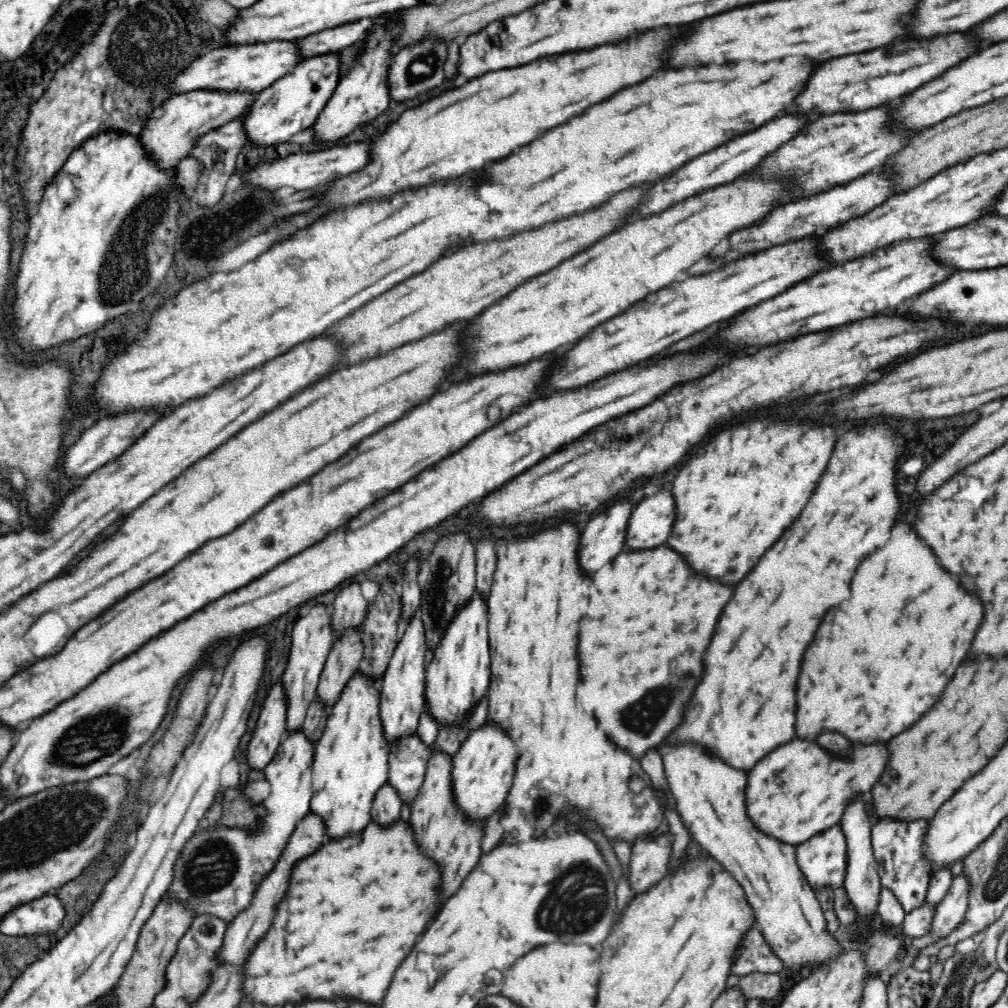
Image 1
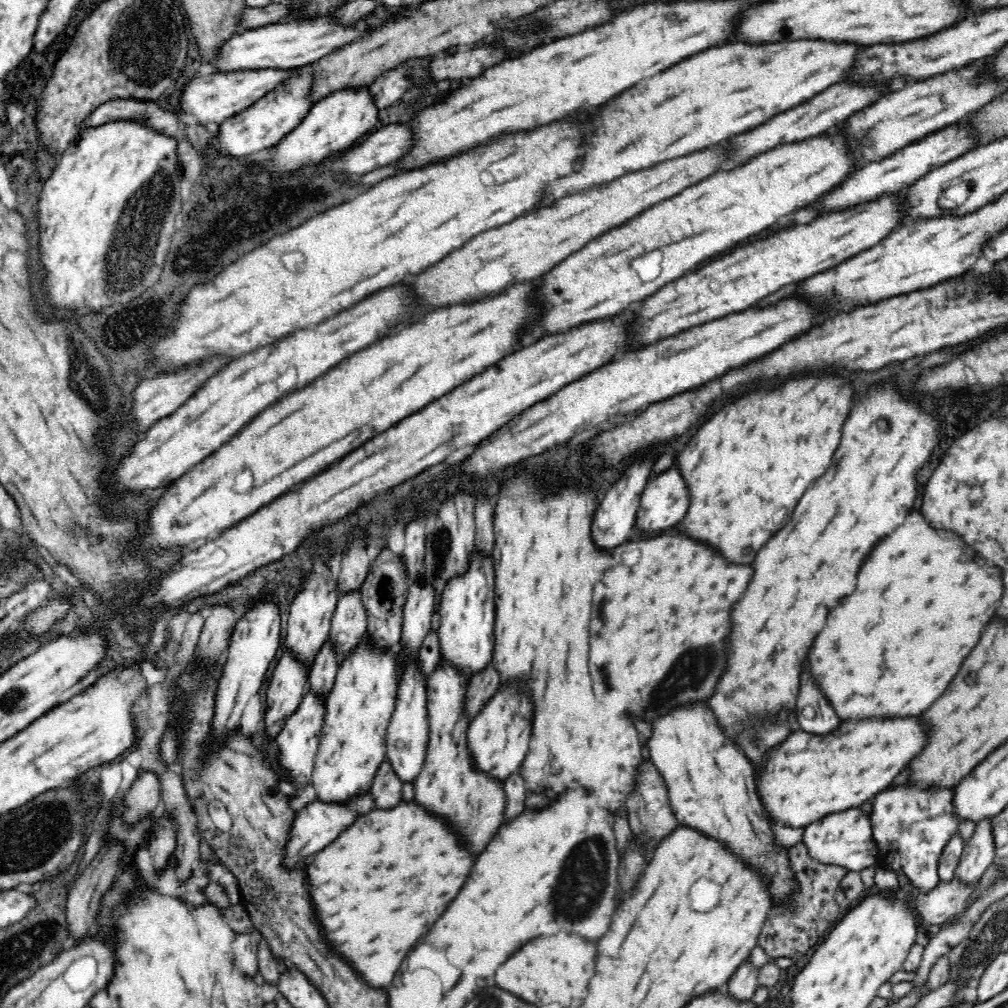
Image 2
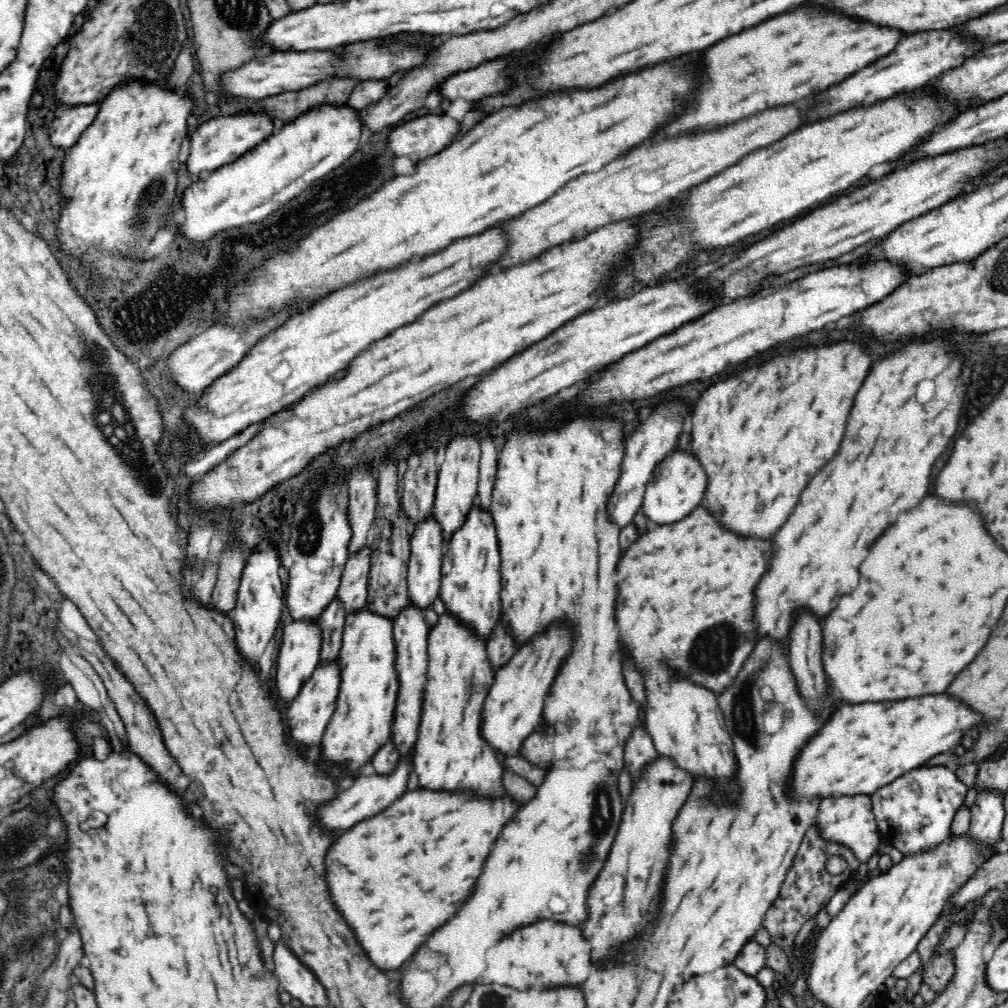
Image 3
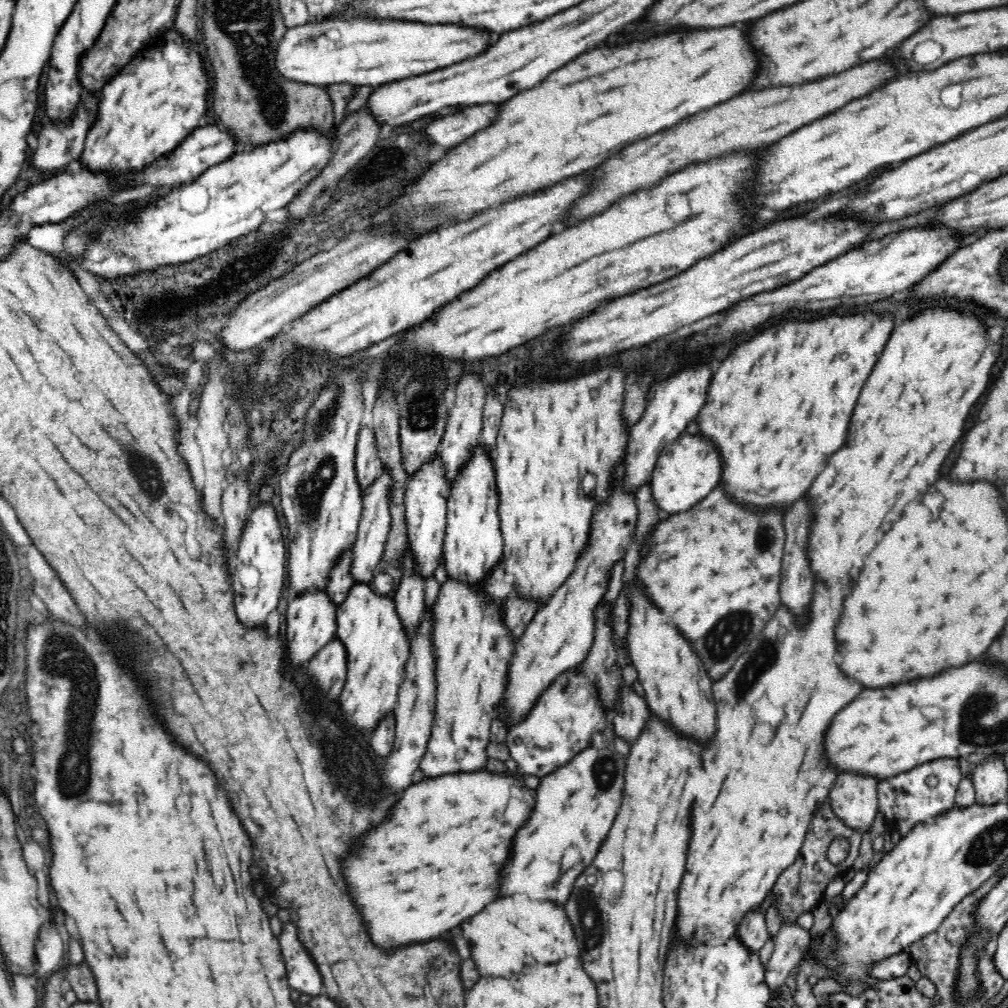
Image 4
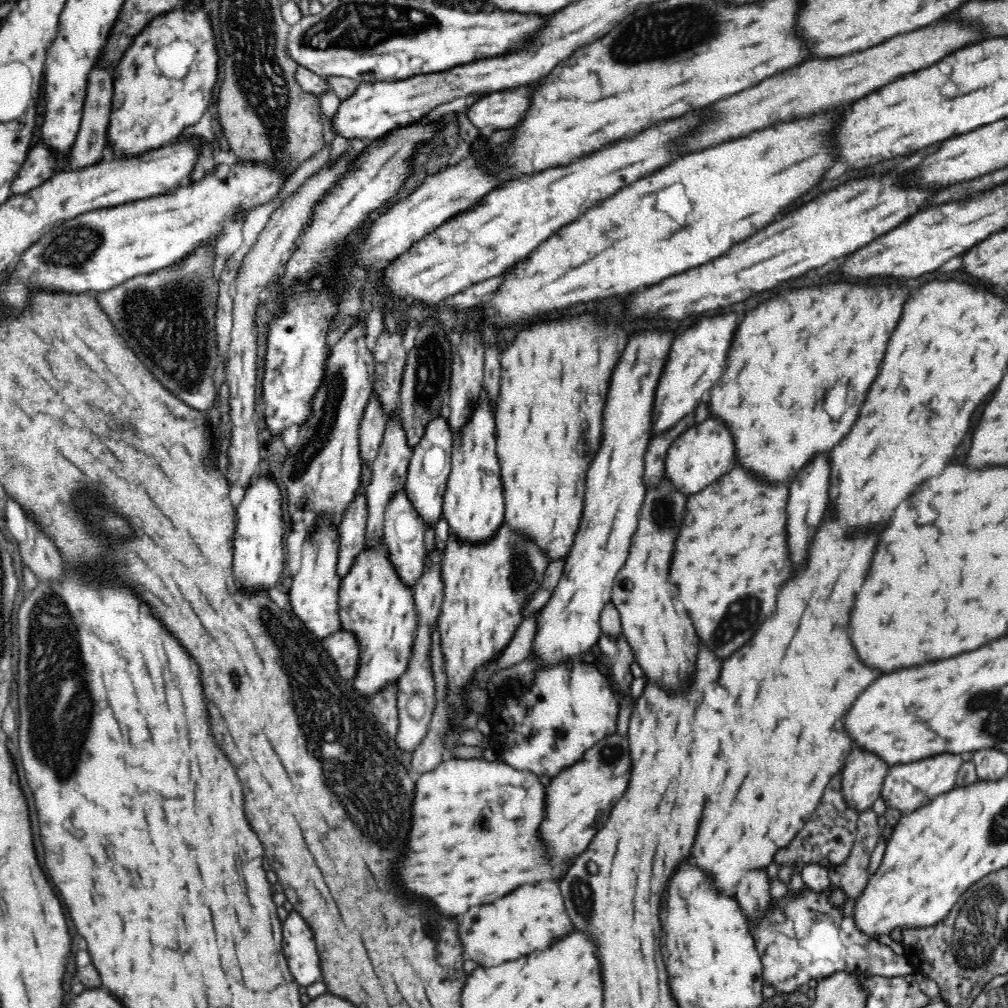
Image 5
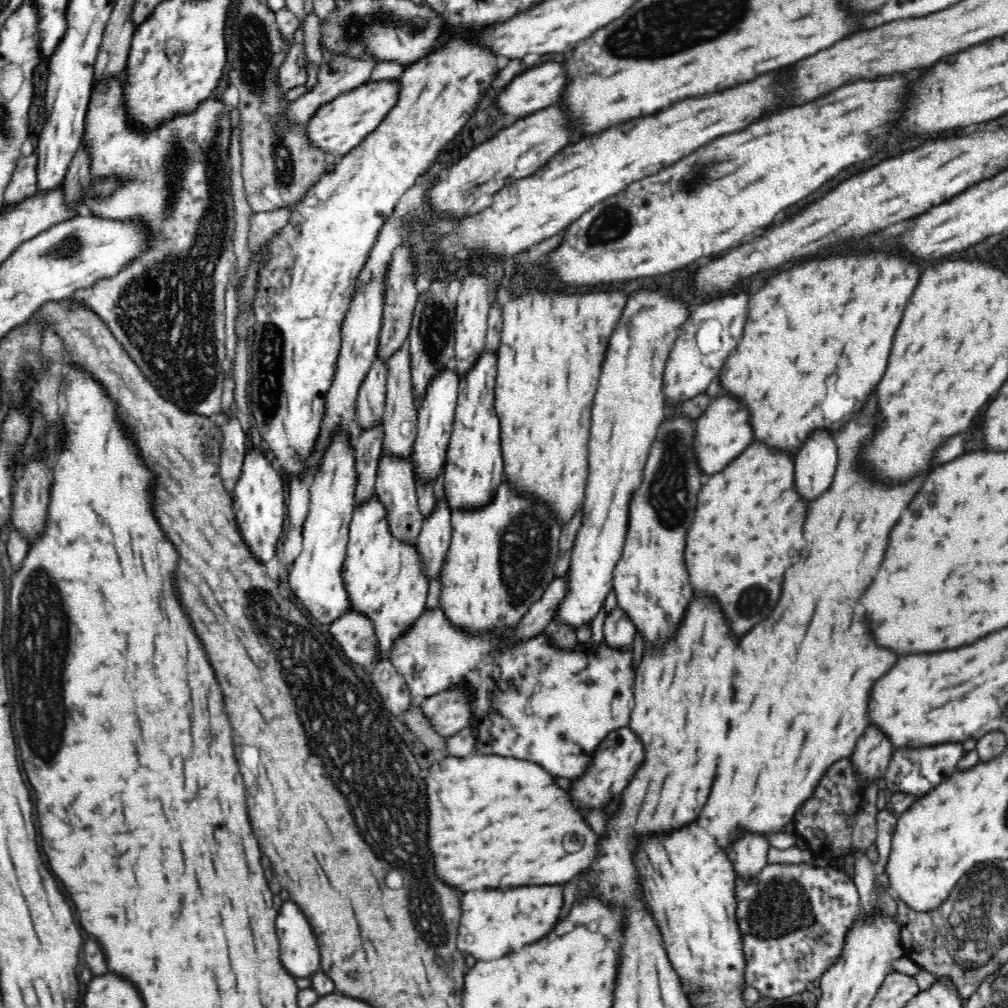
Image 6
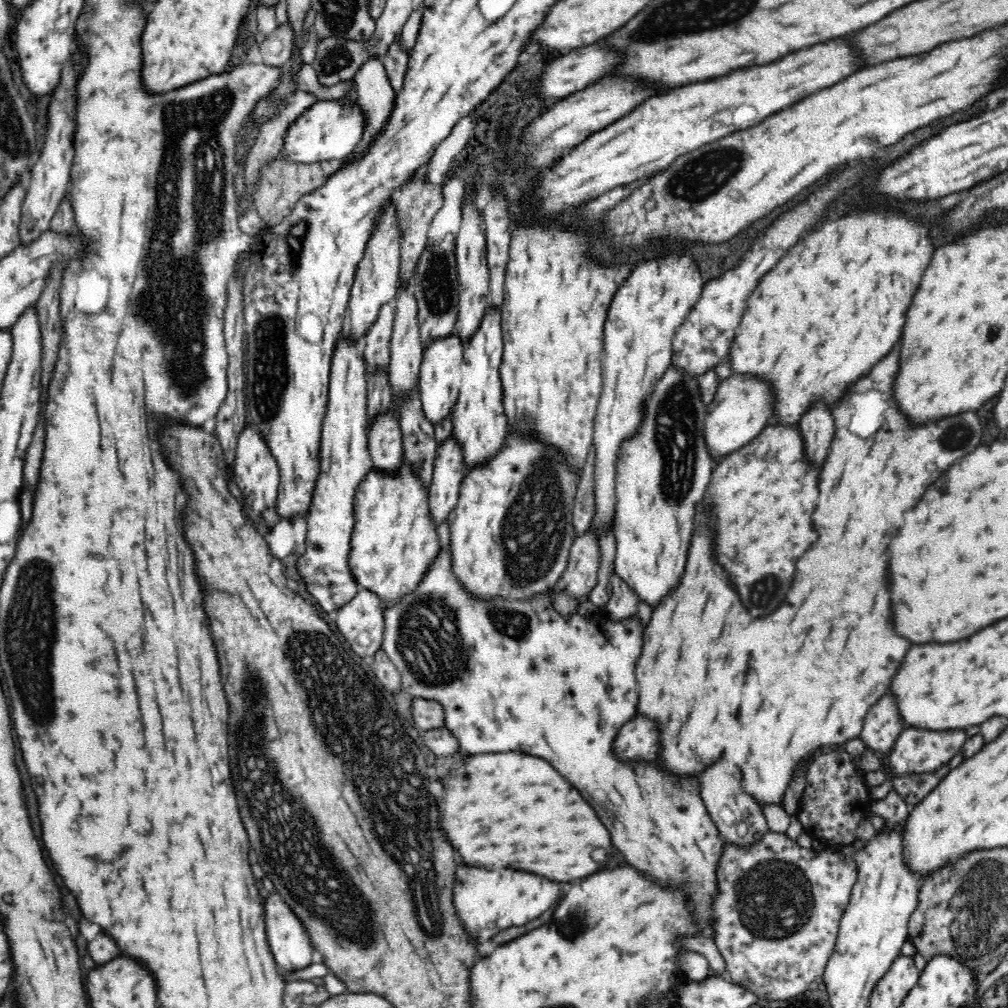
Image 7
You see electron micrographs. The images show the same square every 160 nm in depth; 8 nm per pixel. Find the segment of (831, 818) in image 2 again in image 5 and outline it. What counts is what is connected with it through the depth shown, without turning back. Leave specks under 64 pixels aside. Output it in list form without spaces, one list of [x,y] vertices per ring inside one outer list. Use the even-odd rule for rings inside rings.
[[[853,747],[840,772],[842,799],[846,801],[846,805],[858,814],[872,809],[881,797],[888,769],[888,765],[880,757]]]

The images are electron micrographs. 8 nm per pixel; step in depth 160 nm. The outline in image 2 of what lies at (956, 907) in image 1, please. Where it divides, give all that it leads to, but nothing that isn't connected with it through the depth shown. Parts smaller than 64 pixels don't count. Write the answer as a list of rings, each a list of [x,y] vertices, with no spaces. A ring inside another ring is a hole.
[[[984,819],[976,825],[972,838],[965,844],[965,848],[957,864],[955,878],[962,887],[974,886],[992,864],[995,856],[994,839],[990,831],[990,820]]]

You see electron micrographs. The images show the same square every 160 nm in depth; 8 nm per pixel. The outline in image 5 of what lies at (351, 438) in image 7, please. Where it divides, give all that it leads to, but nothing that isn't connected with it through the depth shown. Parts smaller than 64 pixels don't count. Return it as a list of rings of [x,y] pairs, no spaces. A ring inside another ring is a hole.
[[[320,525],[317,531],[305,539],[301,552],[301,567],[288,589],[292,614],[318,638],[328,638],[341,629],[339,617],[339,591],[341,579],[336,572],[338,558],[338,527]]]

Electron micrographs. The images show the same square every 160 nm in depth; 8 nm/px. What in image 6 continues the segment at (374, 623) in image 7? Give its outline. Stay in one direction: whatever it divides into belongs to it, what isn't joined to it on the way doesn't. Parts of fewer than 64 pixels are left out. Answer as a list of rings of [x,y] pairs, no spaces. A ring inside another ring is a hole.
[[[354,611],[342,615],[329,626],[332,637],[342,647],[346,658],[364,668],[375,663],[377,639],[373,628],[366,615]]]

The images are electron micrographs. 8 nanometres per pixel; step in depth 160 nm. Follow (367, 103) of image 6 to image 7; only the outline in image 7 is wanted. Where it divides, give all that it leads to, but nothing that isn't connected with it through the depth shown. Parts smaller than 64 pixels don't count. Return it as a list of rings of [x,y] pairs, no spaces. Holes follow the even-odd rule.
[[[346,98],[330,101],[318,101],[312,108],[308,108],[294,124],[290,126],[284,138],[285,156],[294,163],[313,164],[332,158],[346,159],[357,144],[364,138],[368,117],[357,102]]]

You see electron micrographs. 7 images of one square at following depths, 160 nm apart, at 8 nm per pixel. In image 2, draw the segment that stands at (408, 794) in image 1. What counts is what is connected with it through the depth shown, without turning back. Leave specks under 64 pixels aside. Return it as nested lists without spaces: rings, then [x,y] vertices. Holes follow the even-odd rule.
[[[406,663],[405,671],[399,680],[399,689],[395,700],[395,710],[387,728],[387,761],[392,765],[396,776],[403,783],[412,783],[422,770],[429,741],[429,726],[427,713],[427,691],[420,671],[420,664]]]

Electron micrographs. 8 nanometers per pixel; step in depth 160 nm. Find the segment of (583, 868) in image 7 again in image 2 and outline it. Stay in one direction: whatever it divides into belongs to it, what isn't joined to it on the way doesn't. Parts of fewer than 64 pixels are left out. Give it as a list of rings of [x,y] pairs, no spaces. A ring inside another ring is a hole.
[[[400,801],[393,809],[374,808],[354,820],[342,834],[308,864],[308,882],[316,920],[328,944],[352,962],[352,968],[370,984],[385,989],[392,984],[402,960],[412,946],[430,930],[446,906],[464,886],[474,858],[462,848],[456,834],[413,801]]]

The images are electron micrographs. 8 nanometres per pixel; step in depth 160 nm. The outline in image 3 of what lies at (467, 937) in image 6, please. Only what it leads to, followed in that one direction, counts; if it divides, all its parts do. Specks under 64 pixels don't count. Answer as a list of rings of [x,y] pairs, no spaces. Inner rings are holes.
[[[540,920],[534,926],[526,926],[504,938],[500,944],[488,950],[488,968],[480,978],[480,984],[498,982],[514,986],[516,990],[530,988],[556,988],[556,986],[582,986],[592,970],[592,945],[582,936],[582,929],[554,920]]]

